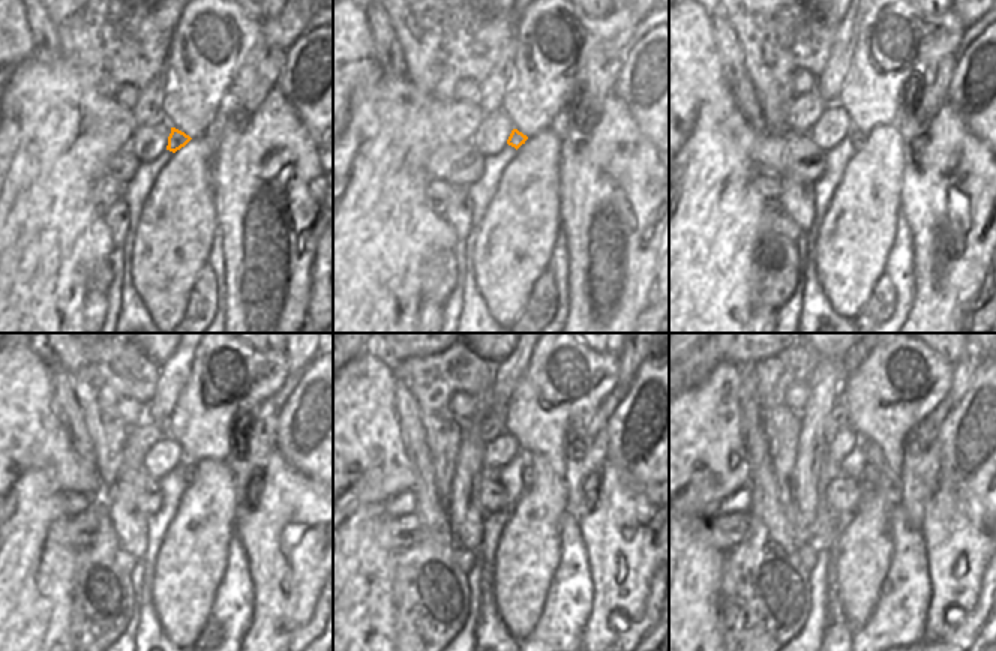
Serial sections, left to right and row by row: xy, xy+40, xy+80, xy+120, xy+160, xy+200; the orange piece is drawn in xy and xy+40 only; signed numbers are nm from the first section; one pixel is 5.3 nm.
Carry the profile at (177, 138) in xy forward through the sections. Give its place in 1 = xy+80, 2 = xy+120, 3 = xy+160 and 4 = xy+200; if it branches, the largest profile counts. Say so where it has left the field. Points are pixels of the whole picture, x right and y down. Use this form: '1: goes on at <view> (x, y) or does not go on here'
1: goes on at xy+80 (855, 135)
2: goes on at xy+120 (188, 468)
3: goes on at xy+160 (527, 470)
4: goes on at xy+200 (861, 480)

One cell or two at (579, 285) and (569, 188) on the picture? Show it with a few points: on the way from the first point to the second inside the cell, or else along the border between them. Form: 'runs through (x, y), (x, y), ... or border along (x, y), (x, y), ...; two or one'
runs through (582, 261), (582, 212); one

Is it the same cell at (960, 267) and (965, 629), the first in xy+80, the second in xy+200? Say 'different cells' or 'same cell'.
different cells

